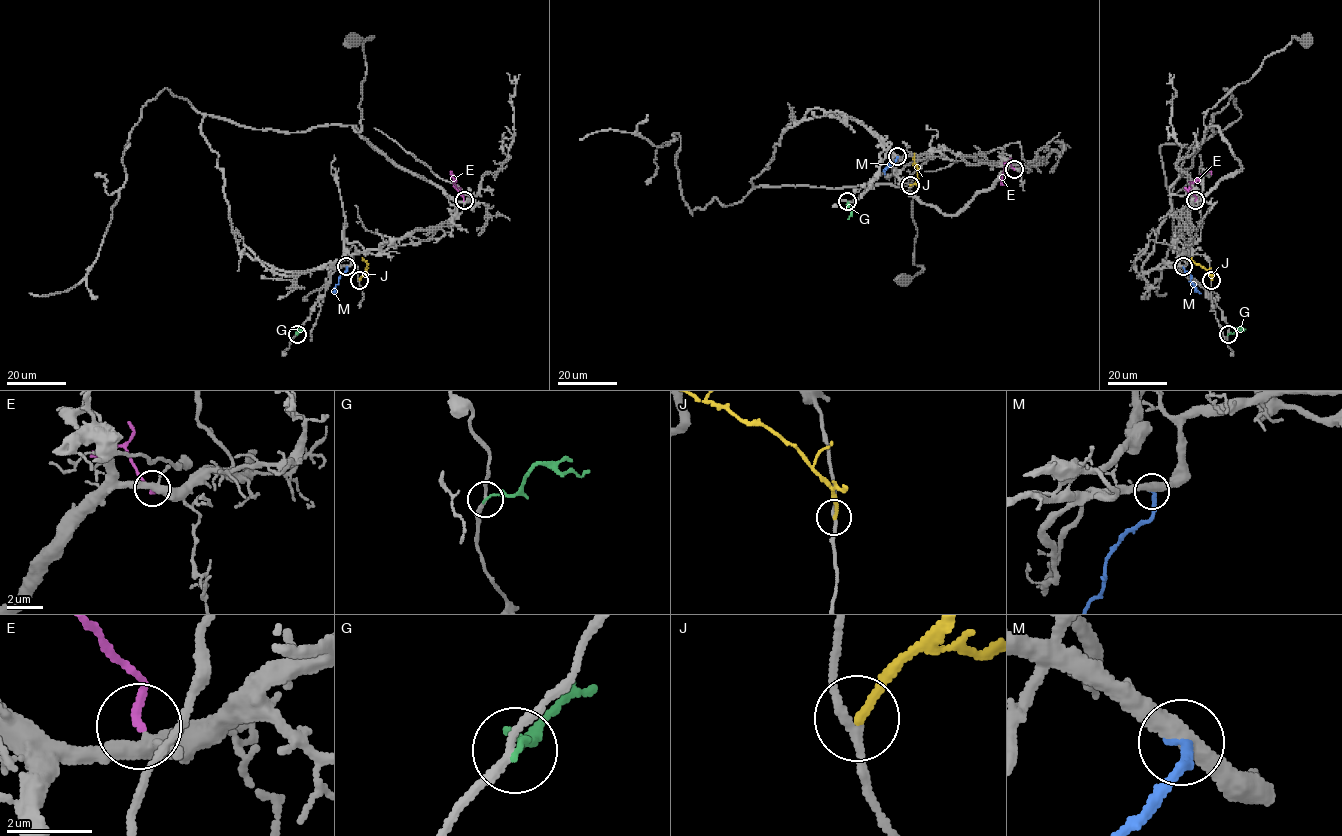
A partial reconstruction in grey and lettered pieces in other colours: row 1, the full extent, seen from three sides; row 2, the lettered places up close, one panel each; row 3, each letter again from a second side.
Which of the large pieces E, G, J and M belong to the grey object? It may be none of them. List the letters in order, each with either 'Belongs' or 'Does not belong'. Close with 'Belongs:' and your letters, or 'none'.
E: Belongs
G: Does not belong
J: Does not belong
M: Does not belong
Belongs: E

